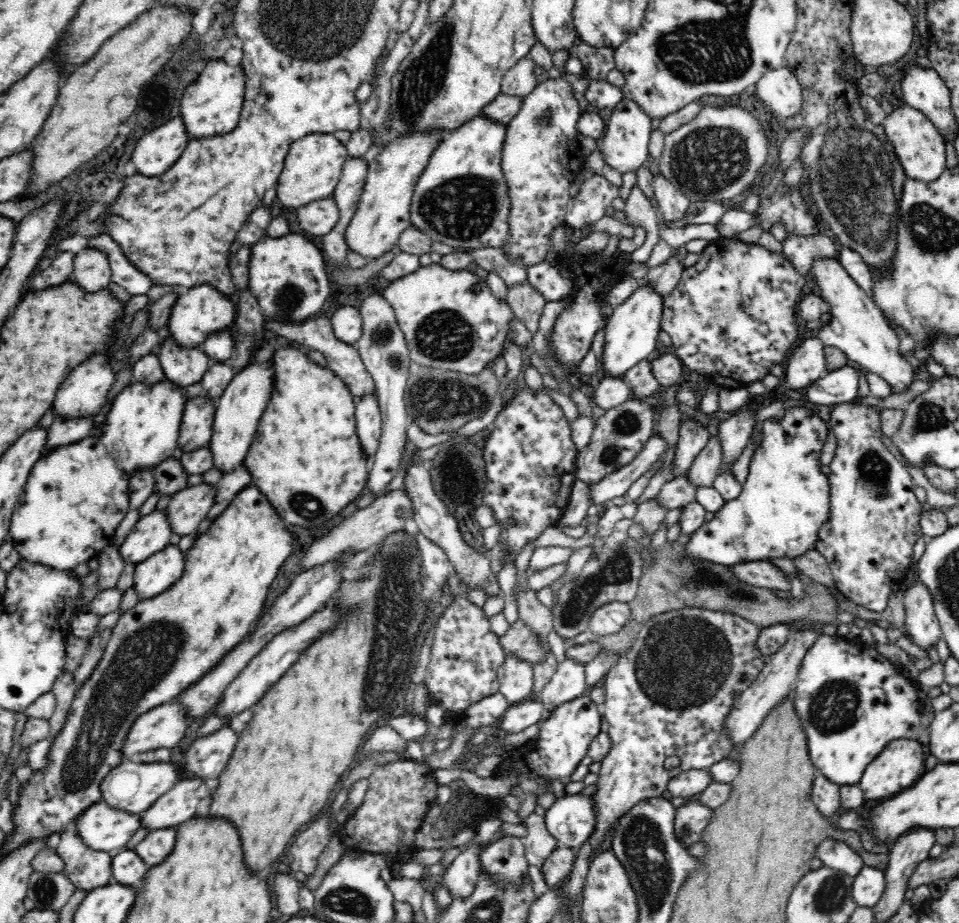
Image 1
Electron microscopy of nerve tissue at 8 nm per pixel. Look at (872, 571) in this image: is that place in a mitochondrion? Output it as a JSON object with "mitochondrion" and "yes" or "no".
{"mitochondrion":"no"}

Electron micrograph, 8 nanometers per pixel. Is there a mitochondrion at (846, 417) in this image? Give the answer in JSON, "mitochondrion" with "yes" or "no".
{"mitochondrion":"no"}

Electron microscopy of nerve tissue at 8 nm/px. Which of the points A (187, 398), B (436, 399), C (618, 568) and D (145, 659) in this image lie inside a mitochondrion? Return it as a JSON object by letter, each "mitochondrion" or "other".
{"A":"other","B":"mitochondrion","C":"mitochondrion","D":"mitochondrion"}

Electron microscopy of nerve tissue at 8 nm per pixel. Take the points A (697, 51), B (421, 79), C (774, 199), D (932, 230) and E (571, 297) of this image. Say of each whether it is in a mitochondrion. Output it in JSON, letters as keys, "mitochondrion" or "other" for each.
{"A":"mitochondrion","B":"mitochondrion","C":"other","D":"mitochondrion","E":"other"}

